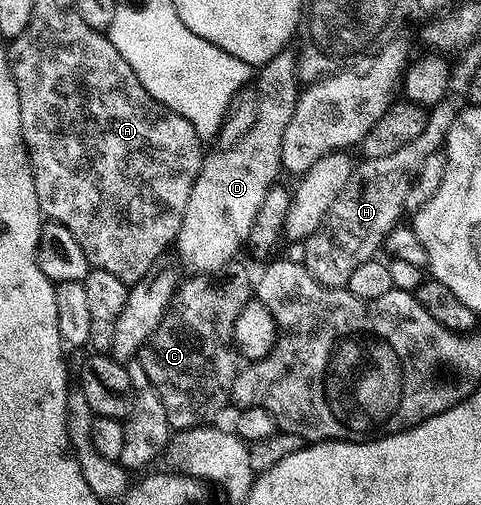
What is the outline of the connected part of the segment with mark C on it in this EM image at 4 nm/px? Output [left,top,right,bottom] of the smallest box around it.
[139,266,251,432]

